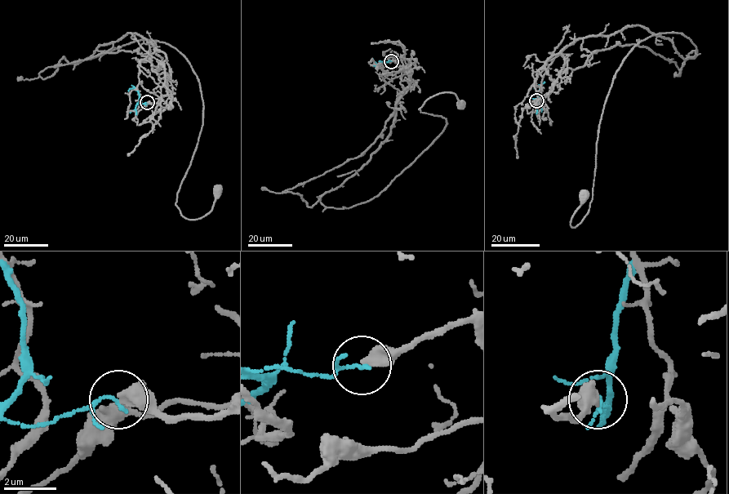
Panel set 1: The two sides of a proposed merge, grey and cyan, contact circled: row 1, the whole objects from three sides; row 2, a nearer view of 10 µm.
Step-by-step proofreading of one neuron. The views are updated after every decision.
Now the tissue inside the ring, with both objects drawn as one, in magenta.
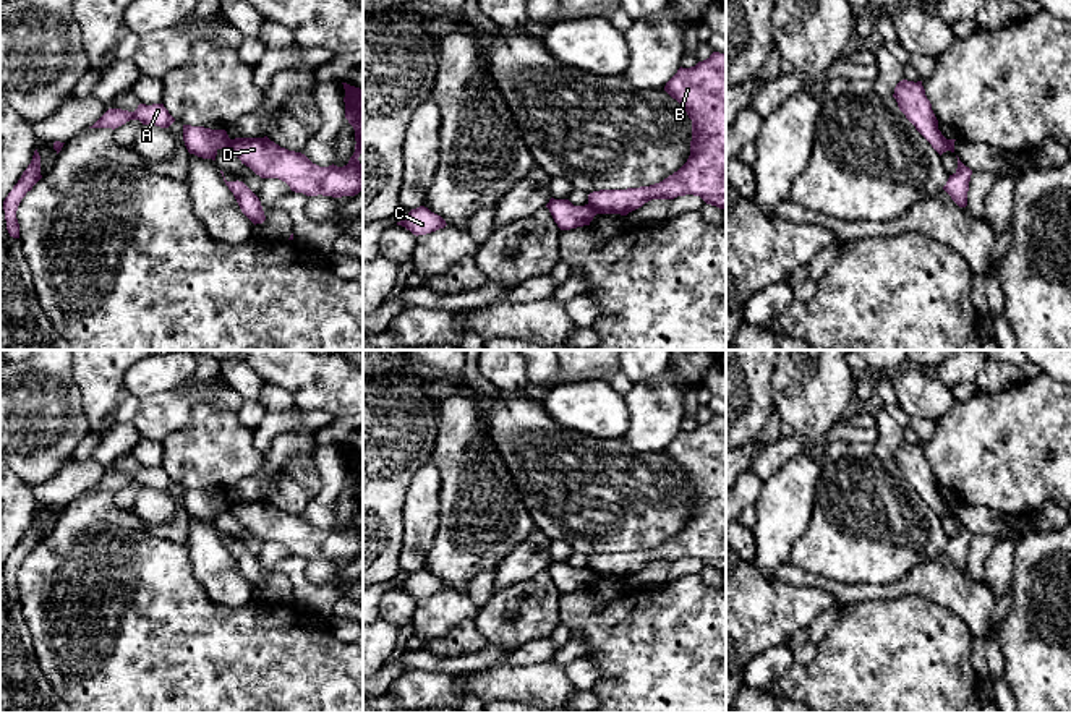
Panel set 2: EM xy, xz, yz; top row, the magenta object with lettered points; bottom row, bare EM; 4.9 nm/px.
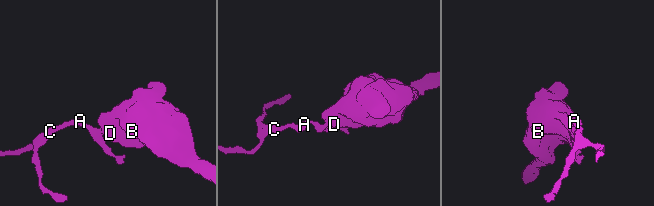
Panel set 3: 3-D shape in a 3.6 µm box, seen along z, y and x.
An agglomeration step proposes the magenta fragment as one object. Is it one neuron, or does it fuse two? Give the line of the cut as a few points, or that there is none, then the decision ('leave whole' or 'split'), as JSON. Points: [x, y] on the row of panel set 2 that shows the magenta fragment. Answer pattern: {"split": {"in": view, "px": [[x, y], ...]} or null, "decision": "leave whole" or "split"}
{"split": {"in": "xz", "px": [[588, 203], [598, 213]]}, "decision": "split"}

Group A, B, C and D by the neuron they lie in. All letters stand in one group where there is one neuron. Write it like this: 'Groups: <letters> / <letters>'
Groups: A C / B D

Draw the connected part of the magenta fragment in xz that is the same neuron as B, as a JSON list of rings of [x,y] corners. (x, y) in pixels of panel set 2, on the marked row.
[[[713,52],[695,66],[681,66],[664,91],[692,120],[687,162],[650,186],[590,193],[588,204],[598,214],[627,216],[651,199],[685,194],[726,211],[726,53]]]

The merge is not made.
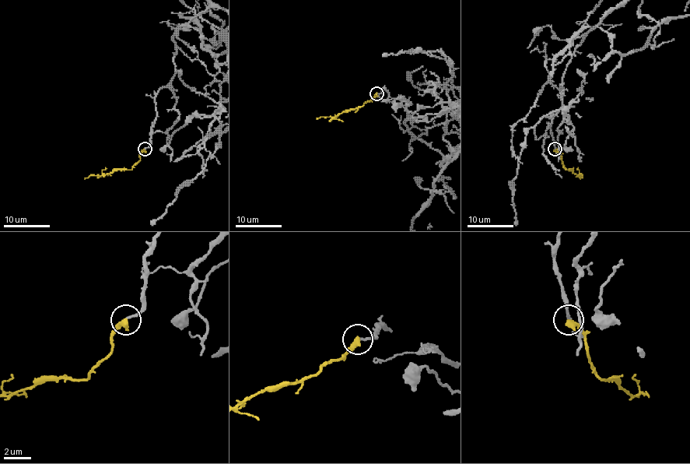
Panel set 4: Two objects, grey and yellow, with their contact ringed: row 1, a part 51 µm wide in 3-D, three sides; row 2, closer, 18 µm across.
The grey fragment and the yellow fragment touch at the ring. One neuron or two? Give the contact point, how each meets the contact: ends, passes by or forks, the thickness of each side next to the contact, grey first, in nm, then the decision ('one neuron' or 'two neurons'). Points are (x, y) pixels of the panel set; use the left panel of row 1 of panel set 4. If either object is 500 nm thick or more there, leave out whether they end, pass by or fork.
at (145, 149); grey ends there; yellow ends there; 150 nm thick on the grey side, 440 nm on the other; one neuron

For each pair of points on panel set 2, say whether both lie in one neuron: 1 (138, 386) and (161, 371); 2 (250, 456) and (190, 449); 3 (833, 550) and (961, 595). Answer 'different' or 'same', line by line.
1: same
2: same
3: different

